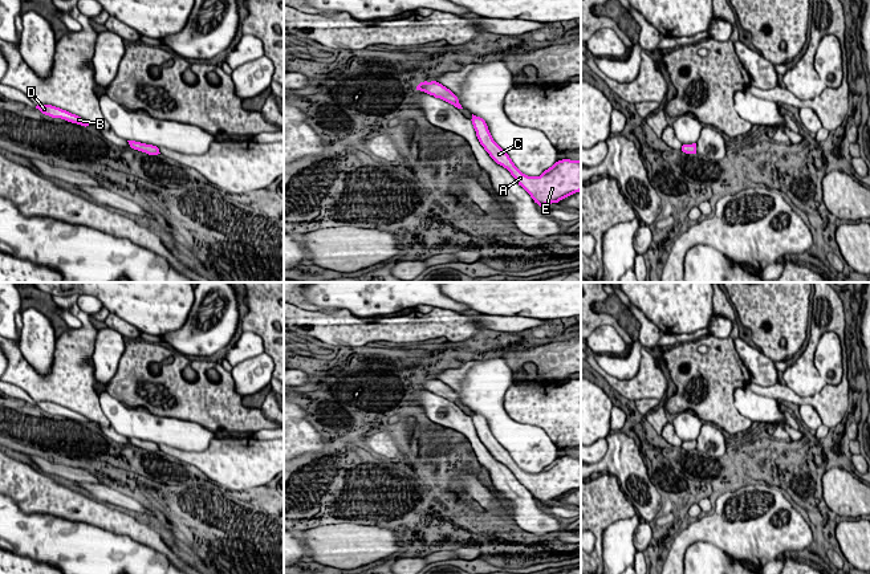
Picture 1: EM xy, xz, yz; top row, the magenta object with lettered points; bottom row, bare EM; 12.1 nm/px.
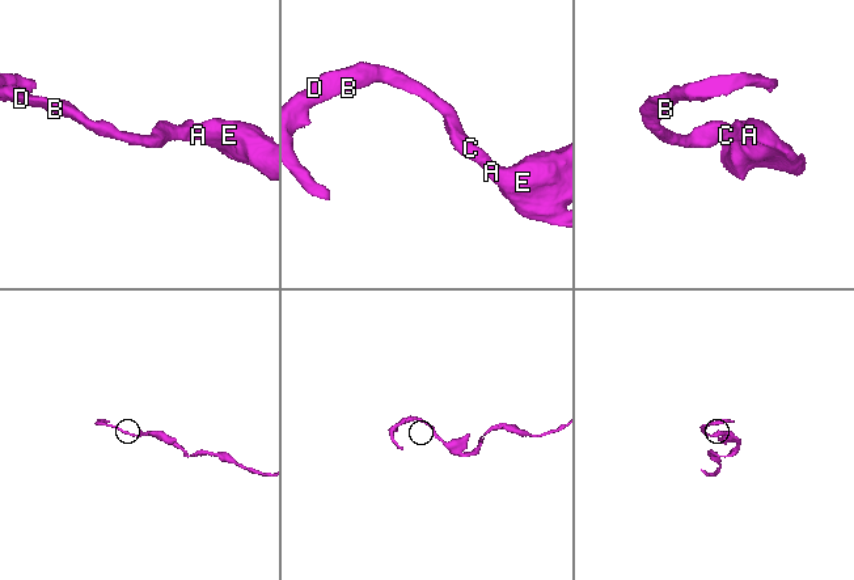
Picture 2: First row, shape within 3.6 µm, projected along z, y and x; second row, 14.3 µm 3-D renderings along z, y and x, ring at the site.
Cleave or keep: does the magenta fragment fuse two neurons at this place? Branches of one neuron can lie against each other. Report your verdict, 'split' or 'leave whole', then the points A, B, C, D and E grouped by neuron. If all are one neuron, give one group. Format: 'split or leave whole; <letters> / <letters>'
leave whole; A B C D E

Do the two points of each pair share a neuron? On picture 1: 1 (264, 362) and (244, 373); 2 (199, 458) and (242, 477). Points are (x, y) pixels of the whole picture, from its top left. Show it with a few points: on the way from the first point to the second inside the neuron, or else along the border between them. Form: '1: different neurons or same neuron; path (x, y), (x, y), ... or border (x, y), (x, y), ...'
1: same neuron; path (259, 367), (249, 373)
2: same neuron; path (210, 461), (226, 461), (231, 467)

